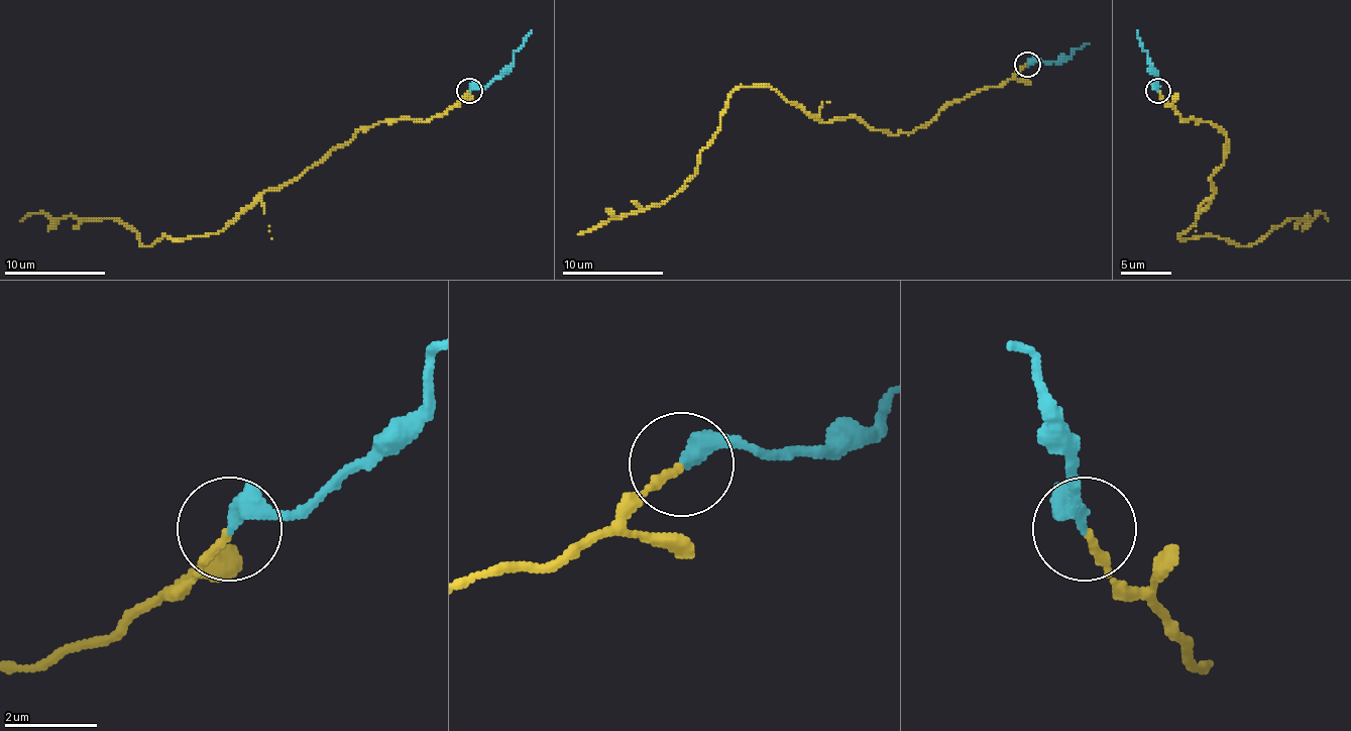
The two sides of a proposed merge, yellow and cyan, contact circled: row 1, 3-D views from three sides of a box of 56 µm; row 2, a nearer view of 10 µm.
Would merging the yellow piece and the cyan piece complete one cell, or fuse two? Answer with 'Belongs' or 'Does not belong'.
Belongs

